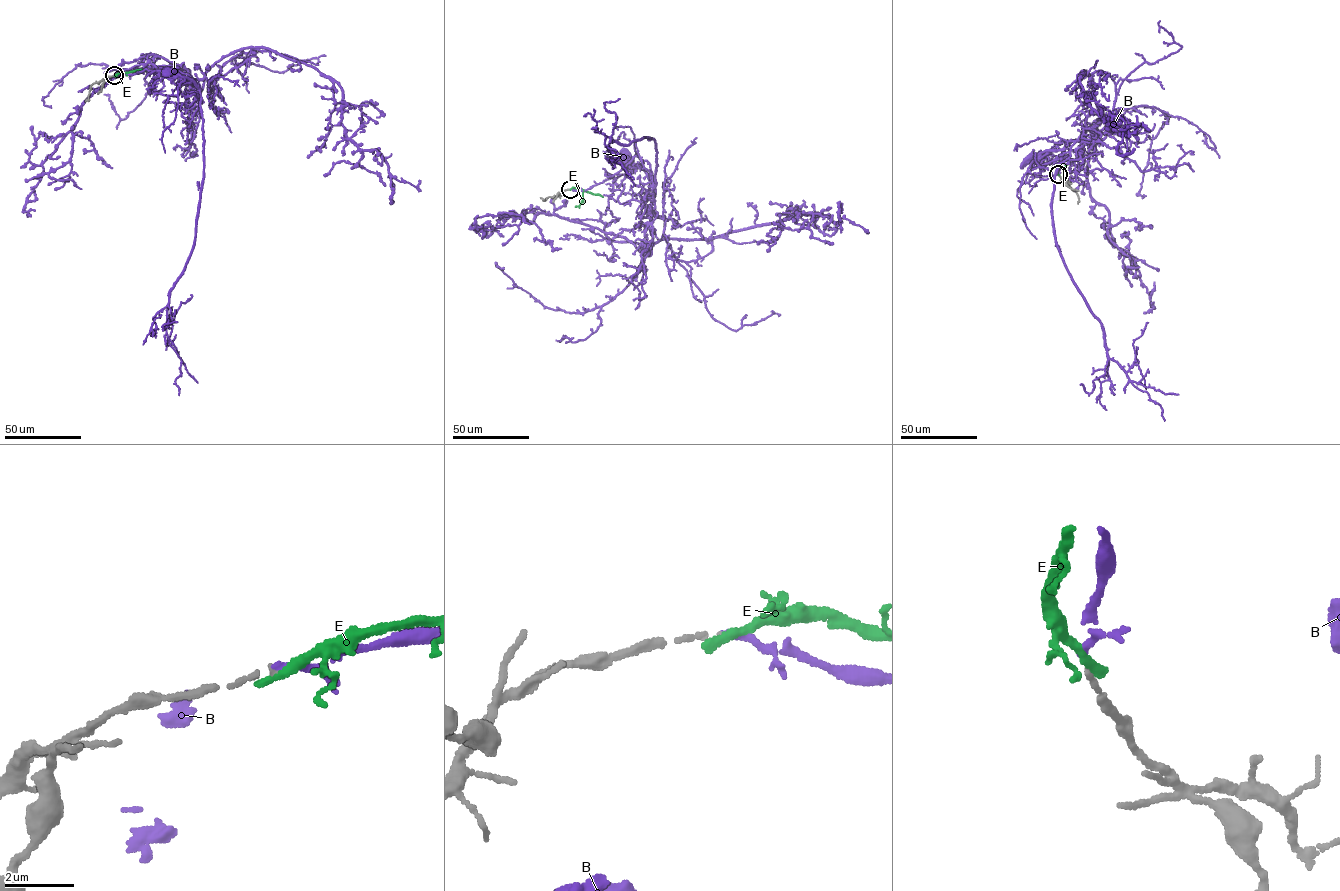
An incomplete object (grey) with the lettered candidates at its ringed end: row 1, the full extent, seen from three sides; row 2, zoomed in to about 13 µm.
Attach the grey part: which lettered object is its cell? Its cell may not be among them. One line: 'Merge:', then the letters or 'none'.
Merge: B

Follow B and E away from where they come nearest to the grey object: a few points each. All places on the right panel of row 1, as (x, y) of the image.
B: (1058, 173), (1059, 166), (1042, 154), (1028, 159)
E: (1059, 174), (1062, 153)

